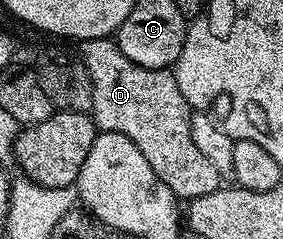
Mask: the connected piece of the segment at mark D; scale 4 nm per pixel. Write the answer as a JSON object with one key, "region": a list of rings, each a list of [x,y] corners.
{"region":[[[116,39],[82,40],[79,44],[79,55],[85,63],[87,74],[91,78],[93,91],[93,111],[91,113],[94,124],[103,132],[123,134],[139,146],[143,158],[147,158],[147,166],[159,174],[162,182],[174,192],[182,201],[188,202],[195,198],[203,198],[203,194],[211,194],[222,187],[223,179],[211,160],[195,146],[192,137],[192,120],[194,113],[189,107],[187,98],[183,98],[183,90],[179,90],[176,75],[168,68],[148,68],[139,66],[119,50]]]}

